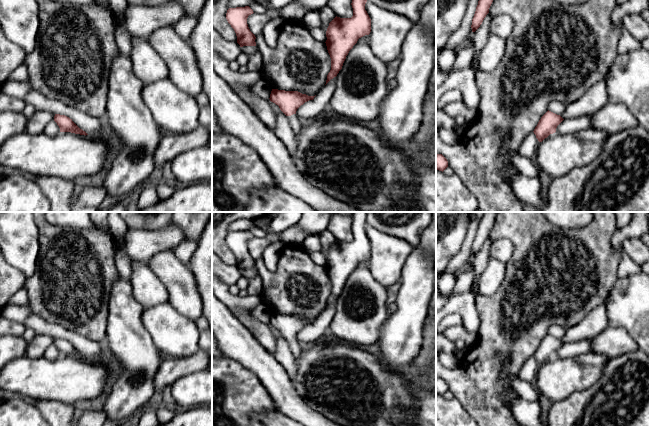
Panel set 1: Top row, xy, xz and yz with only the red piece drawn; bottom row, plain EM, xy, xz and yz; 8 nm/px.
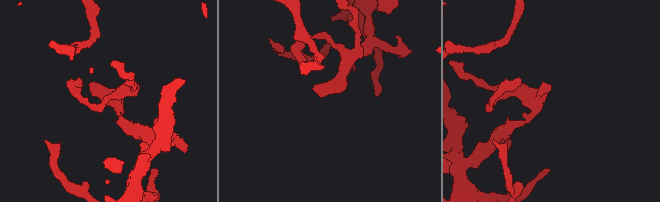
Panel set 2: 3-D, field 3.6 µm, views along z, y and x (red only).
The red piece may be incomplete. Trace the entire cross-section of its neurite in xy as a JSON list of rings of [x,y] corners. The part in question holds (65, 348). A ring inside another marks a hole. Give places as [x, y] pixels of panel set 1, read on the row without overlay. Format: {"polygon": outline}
{"polygon": [[[55,338],[54,345],[60,352],[60,356],[71,356],[80,359],[88,359],[85,355],[80,353],[69,341],[65,339]]]}

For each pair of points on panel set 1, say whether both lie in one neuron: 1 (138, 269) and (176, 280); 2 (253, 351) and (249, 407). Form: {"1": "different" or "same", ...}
{"1": "same", "2": "different"}

